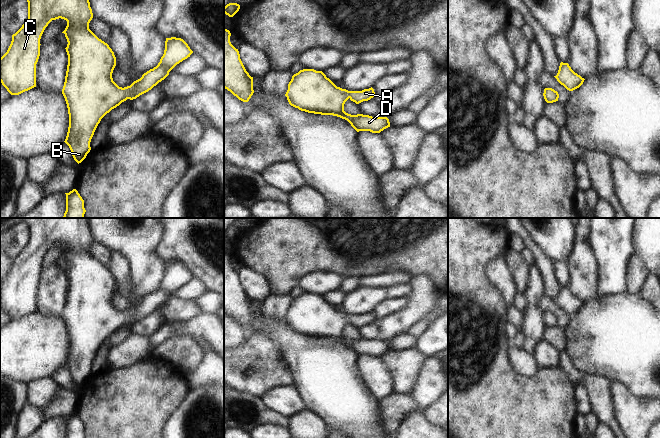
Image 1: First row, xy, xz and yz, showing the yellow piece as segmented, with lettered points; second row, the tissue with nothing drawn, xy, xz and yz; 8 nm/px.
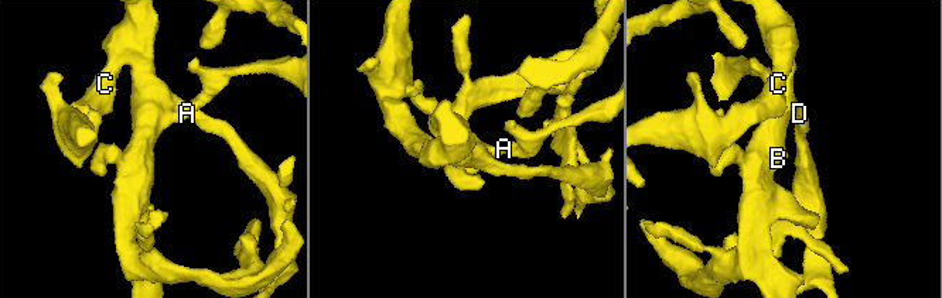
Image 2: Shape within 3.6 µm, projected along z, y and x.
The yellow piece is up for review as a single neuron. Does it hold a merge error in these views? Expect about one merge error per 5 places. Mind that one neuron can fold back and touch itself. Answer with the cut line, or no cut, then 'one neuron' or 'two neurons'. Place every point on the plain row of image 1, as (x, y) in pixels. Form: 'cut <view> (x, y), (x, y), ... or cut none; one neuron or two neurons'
cut none; one neuron

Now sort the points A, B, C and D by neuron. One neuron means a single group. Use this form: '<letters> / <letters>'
A B C D

